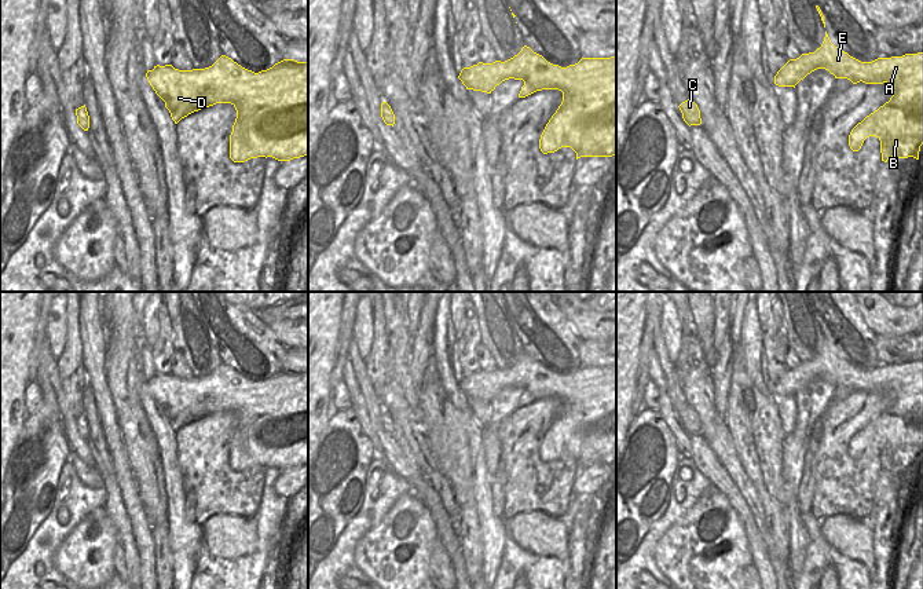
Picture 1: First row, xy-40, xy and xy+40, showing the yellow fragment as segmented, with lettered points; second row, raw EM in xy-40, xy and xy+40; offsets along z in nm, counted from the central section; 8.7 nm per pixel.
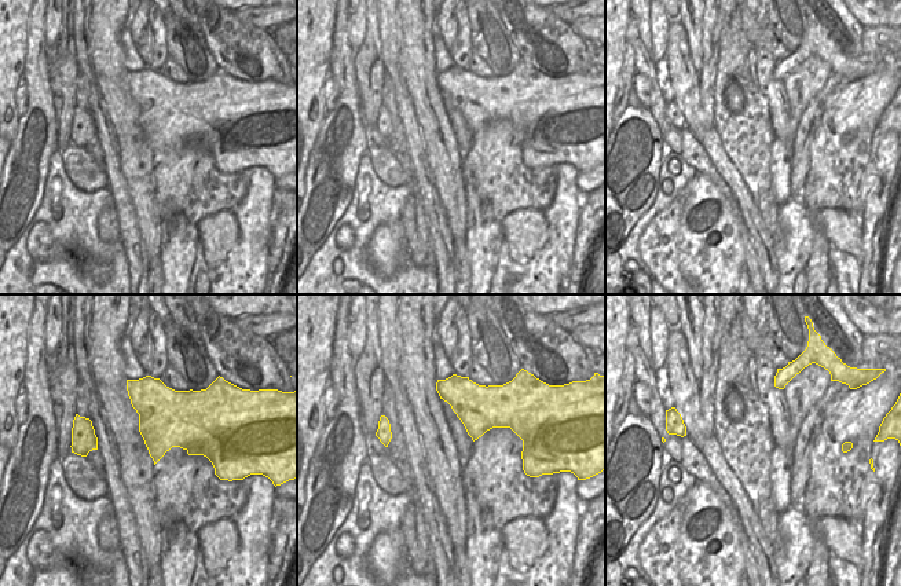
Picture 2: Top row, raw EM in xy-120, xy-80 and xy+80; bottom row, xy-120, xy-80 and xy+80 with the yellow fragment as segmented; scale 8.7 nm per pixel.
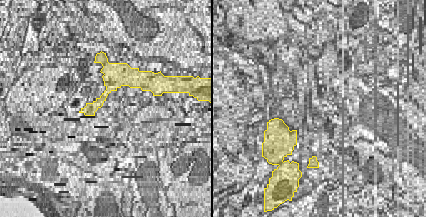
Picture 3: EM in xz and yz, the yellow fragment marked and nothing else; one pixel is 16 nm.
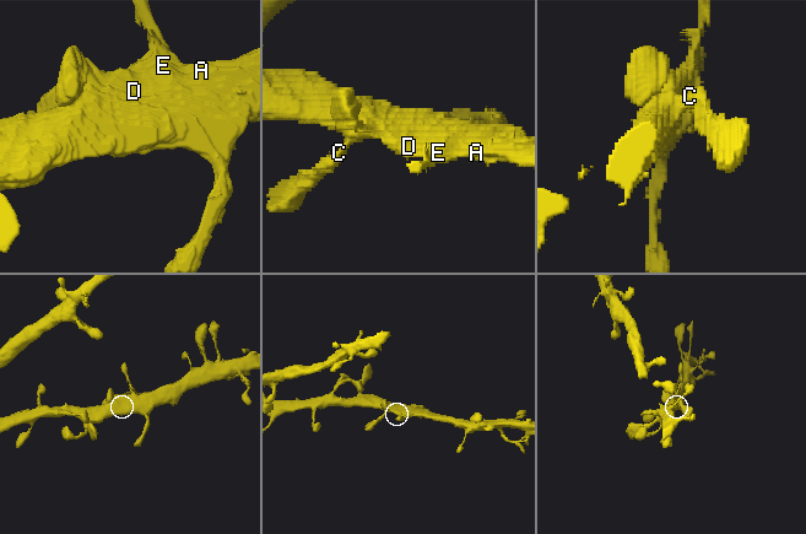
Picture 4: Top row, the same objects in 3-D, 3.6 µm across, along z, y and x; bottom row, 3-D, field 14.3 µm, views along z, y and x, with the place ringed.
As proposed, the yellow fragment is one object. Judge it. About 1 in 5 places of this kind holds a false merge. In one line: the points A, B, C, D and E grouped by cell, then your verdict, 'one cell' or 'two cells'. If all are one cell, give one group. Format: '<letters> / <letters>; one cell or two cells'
A B C D E; one cell

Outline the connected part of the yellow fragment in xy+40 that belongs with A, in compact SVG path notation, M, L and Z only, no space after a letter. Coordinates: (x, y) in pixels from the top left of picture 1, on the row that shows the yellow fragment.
M825 32L821 47L790 59L774 76L774 84L795 88L817 69L853 84L891 84L890 100L851 129L849 146L858 151L867 138L876 136L882 161L891 157L919 160L923 144L923 52L861 62L835 47Z

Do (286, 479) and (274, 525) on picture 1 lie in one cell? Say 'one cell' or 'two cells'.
two cells

